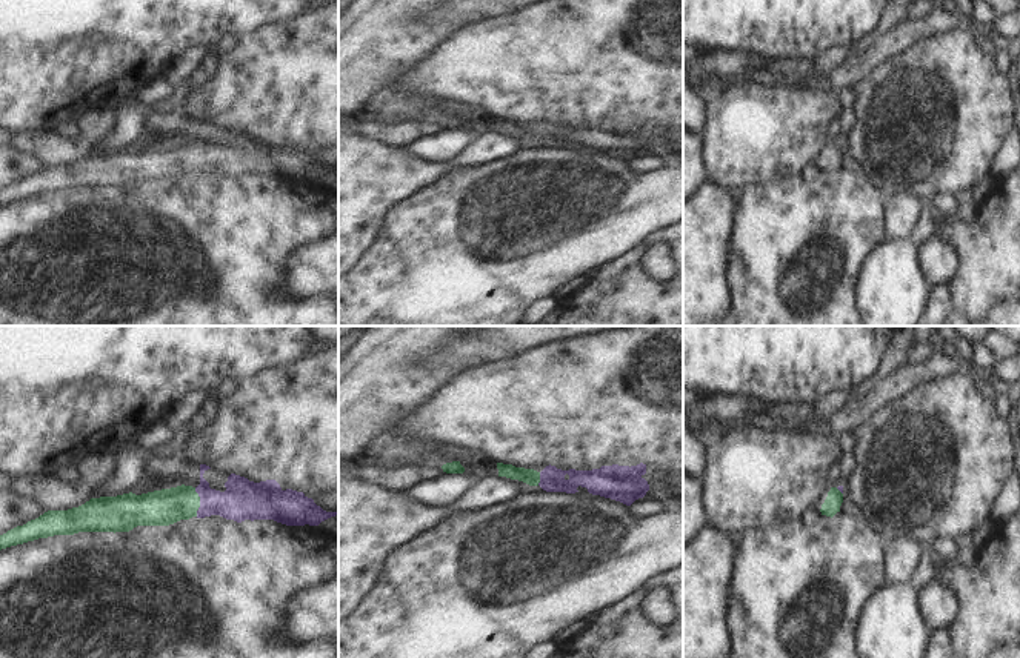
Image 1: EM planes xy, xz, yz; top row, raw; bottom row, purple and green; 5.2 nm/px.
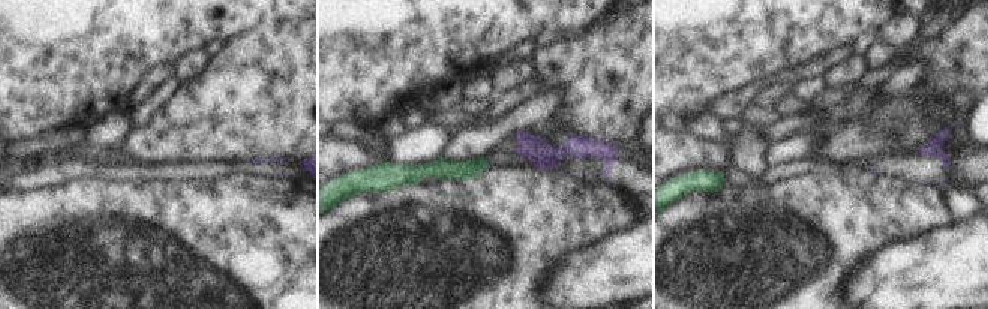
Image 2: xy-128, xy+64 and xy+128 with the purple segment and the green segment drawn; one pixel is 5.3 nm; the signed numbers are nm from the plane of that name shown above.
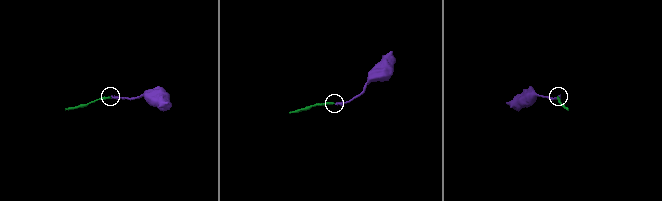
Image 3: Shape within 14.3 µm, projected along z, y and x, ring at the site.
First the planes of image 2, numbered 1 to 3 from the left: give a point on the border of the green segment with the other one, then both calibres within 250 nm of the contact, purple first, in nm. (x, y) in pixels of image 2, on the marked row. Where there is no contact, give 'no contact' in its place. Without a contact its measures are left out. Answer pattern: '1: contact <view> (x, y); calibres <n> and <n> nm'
1: no contact
2: no contact
3: no contact

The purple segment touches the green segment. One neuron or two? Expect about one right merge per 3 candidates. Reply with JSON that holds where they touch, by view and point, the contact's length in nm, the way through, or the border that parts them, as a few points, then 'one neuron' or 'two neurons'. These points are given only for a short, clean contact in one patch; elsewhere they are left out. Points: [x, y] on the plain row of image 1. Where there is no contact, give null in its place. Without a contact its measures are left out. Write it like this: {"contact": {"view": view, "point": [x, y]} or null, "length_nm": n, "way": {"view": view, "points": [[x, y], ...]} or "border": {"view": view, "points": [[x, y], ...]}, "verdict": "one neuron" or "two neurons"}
{"contact": {"view": "xy", "point": [200, 157]}, "length_nm": 150, "way": {"view": "xy", "points": [[242, 156], [200, 157], [183, 157], [160, 163]]}, "verdict": "one neuron"}

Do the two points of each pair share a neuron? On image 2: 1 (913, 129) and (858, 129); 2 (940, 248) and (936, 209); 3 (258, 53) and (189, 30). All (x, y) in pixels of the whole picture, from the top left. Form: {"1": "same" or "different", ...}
{"1": "same", "2": "different", "3": "different"}

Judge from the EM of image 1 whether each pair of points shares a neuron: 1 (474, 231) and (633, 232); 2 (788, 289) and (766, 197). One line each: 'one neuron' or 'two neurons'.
1: one neuron
2: one neuron

